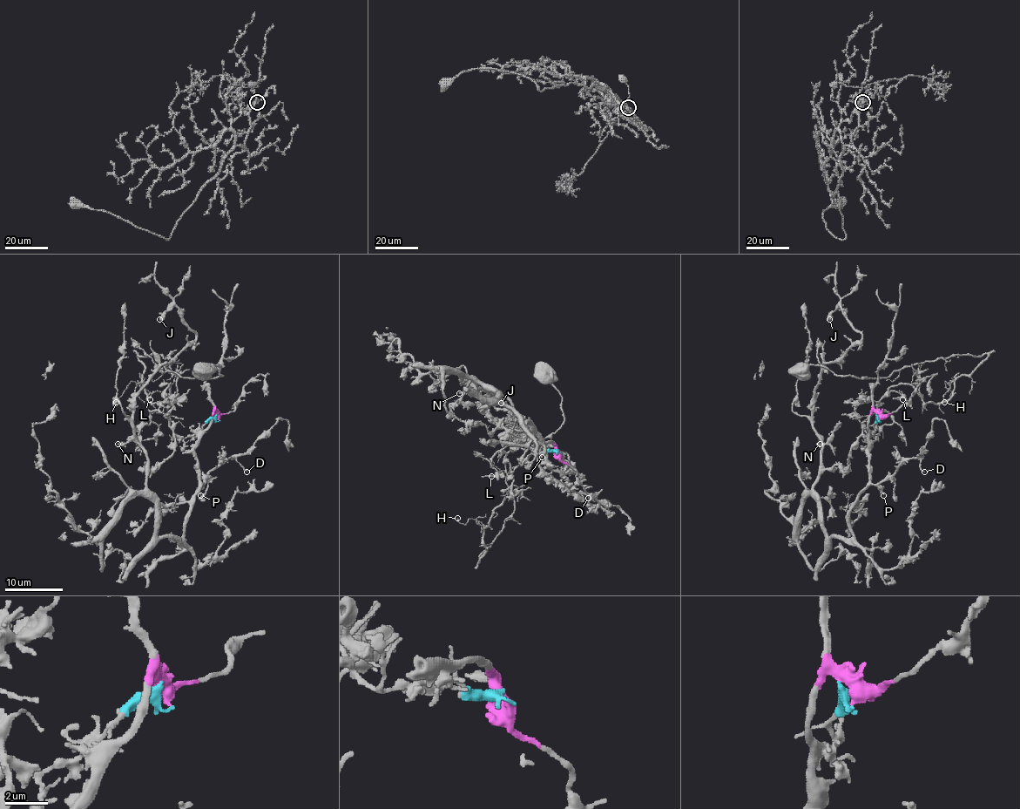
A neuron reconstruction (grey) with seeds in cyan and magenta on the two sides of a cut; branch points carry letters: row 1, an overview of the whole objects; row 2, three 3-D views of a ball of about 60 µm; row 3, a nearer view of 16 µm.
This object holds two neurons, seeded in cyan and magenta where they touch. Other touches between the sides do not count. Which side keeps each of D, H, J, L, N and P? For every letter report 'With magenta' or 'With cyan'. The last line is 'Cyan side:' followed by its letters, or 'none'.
D: With magenta
H: With cyan
J: With magenta
L: With cyan
N: With magenta
P: With magenta
Cyan side: H, L

